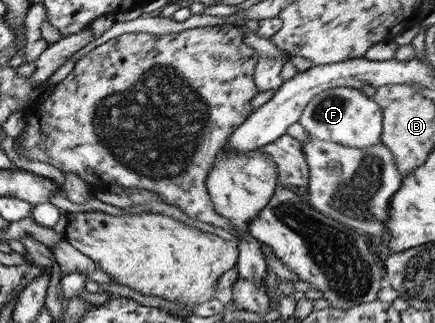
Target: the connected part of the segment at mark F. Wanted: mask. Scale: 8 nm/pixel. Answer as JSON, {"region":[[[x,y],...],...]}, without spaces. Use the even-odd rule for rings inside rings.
{"region":[[[337,86],[313,96],[305,106],[299,122],[321,141],[363,149],[381,142],[382,119],[382,109],[373,98],[364,95],[359,88]]]}

